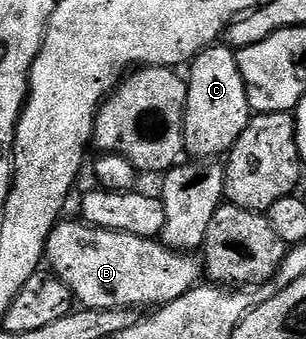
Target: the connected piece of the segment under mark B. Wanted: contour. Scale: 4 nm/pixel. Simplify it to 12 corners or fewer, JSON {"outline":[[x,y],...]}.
{"outline":[[61,220],[50,273],[88,310],[162,308],[200,285],[194,253]]}

